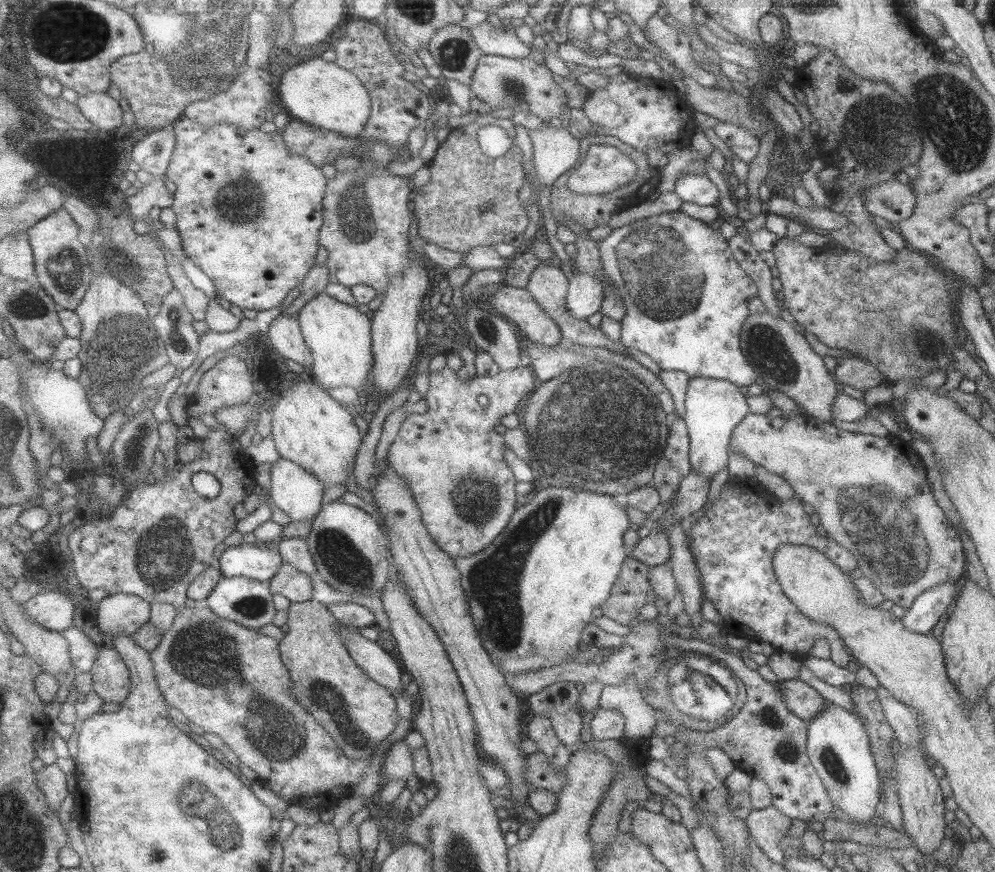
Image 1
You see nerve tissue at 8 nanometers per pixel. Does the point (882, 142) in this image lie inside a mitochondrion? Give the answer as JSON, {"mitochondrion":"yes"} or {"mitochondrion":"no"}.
{"mitochondrion":"yes"}

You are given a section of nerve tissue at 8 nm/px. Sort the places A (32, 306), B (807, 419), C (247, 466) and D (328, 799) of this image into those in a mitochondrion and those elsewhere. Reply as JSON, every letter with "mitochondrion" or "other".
{"A":"mitochondrion","B":"other","C":"other","D":"other"}

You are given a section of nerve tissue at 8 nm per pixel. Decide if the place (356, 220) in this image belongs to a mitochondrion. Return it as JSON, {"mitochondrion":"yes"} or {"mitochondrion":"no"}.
{"mitochondrion":"yes"}

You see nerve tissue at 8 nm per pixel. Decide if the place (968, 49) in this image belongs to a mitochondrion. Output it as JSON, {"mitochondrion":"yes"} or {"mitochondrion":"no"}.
{"mitochondrion":"no"}

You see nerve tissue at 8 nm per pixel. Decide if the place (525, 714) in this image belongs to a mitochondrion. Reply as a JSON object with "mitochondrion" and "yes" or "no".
{"mitochondrion":"no"}

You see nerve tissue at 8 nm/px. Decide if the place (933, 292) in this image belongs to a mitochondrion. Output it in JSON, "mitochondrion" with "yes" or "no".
{"mitochondrion":"no"}

